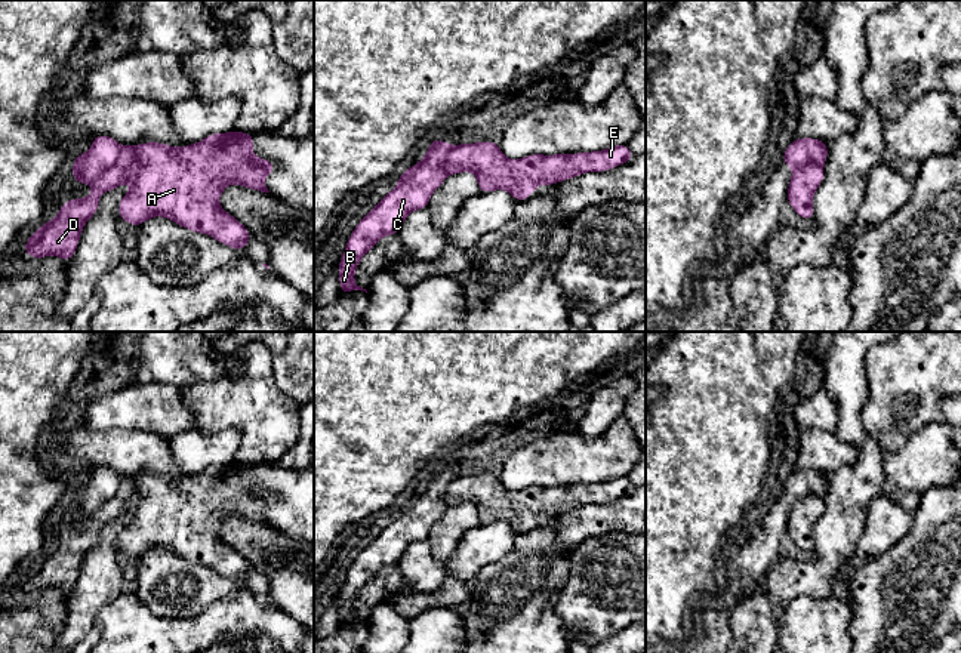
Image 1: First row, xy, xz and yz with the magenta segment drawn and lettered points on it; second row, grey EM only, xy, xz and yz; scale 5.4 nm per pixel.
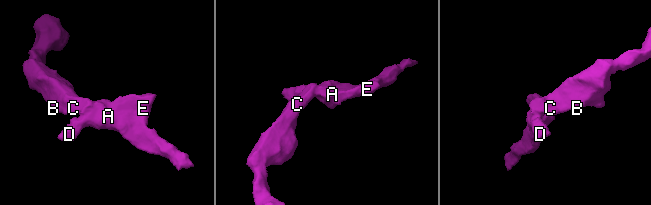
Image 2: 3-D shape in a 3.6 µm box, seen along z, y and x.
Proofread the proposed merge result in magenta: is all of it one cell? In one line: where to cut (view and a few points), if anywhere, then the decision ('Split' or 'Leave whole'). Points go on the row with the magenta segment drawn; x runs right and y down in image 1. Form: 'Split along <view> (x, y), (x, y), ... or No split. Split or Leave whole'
Split along xy (123, 147), (119, 157), (91, 182). Split

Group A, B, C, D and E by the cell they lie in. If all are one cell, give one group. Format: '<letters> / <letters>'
A D E / B C

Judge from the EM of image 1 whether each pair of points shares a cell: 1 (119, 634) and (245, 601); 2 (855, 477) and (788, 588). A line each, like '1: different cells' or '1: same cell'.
1: same cell
2: same cell

